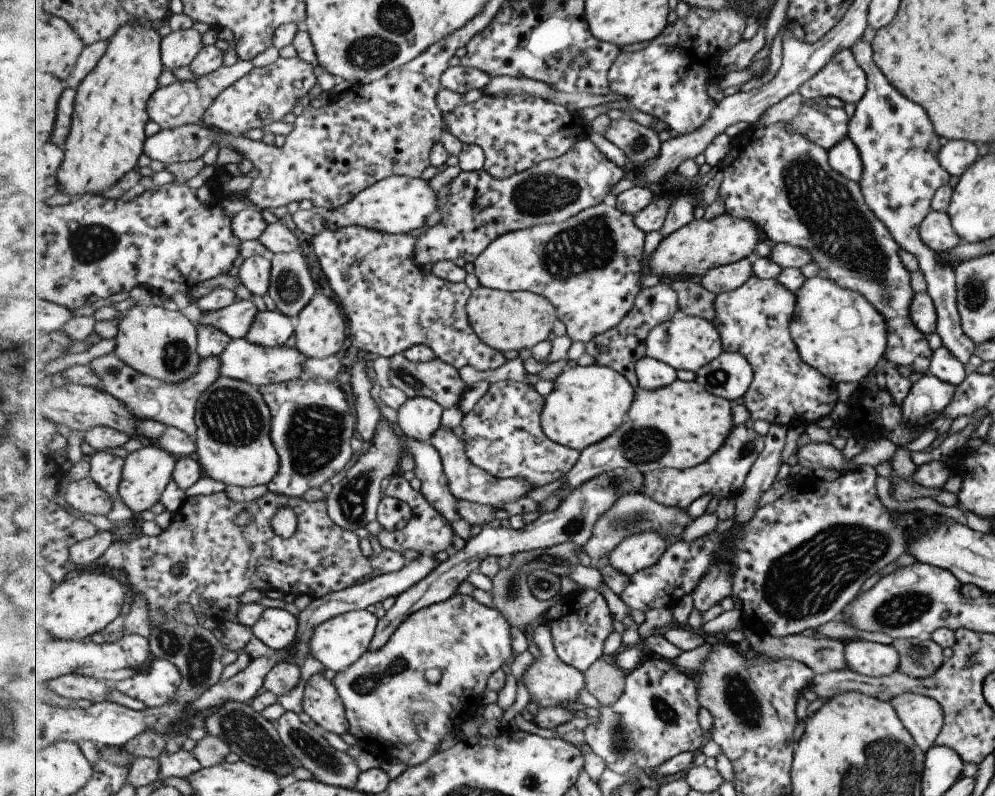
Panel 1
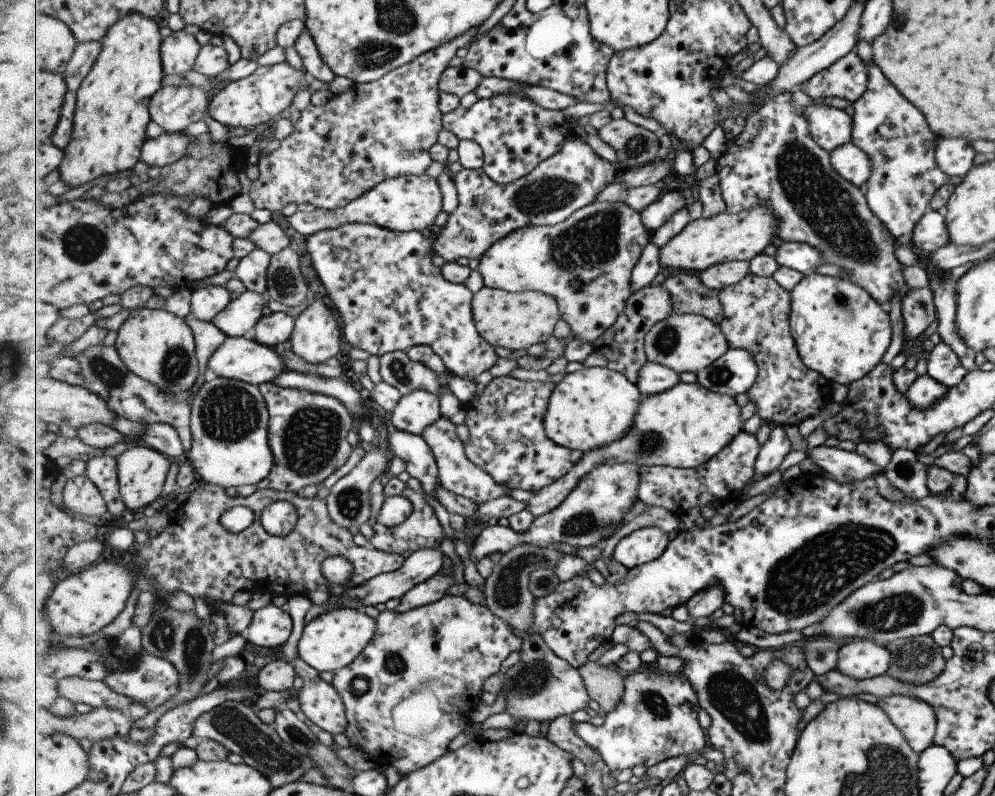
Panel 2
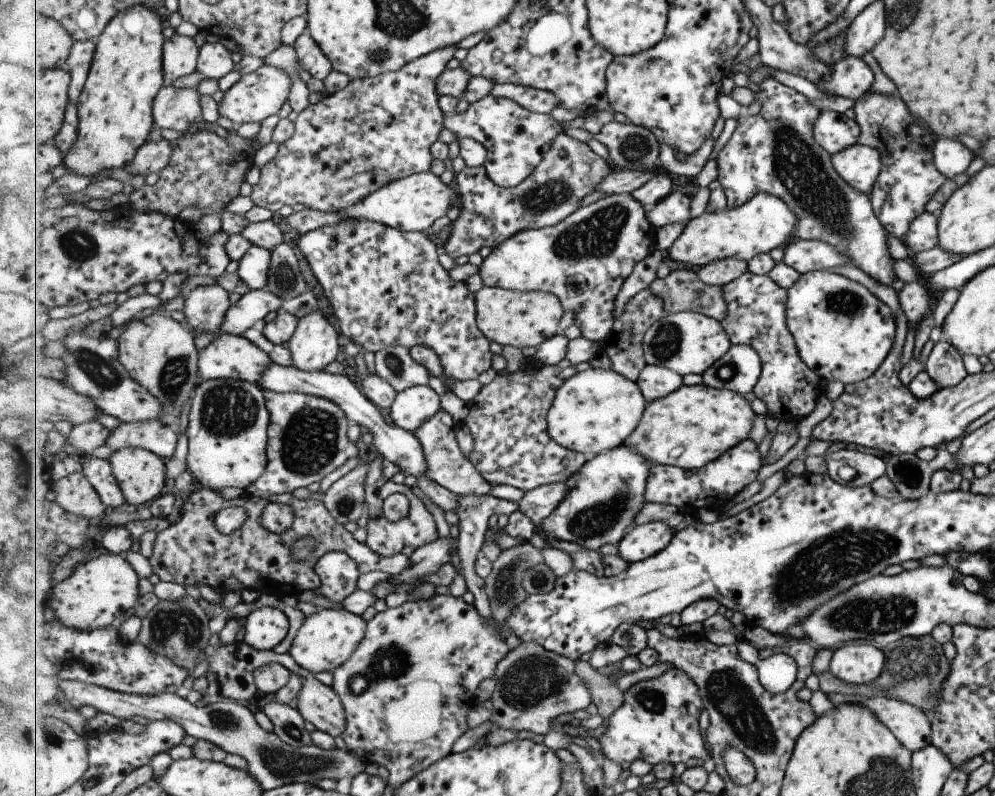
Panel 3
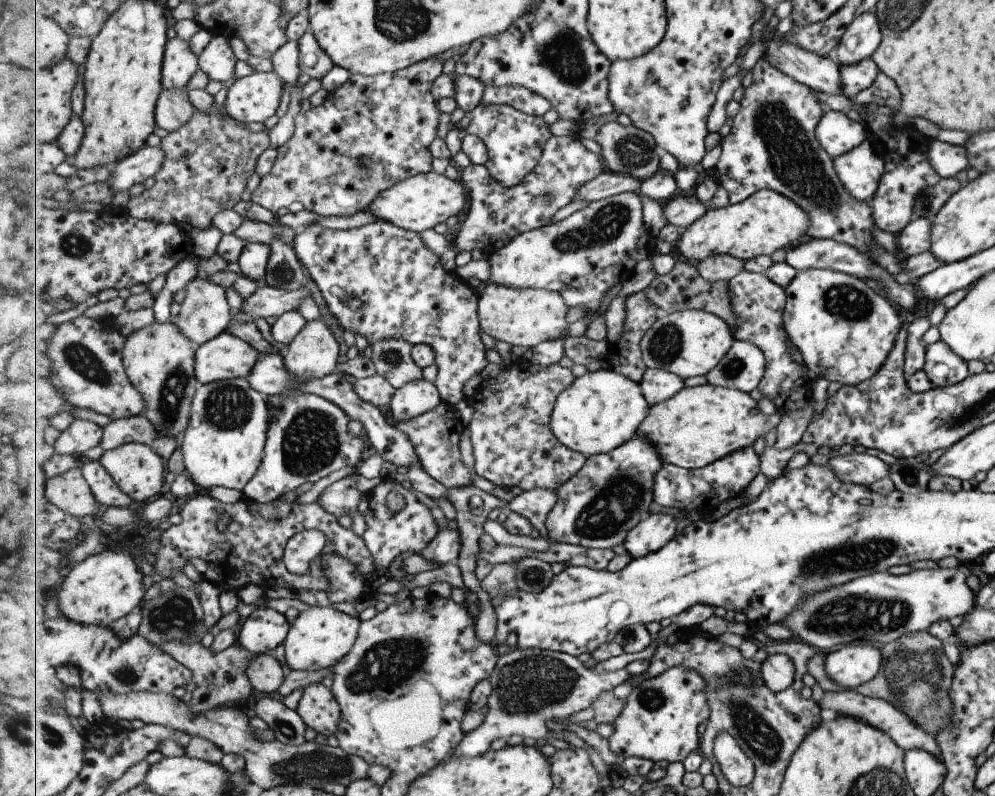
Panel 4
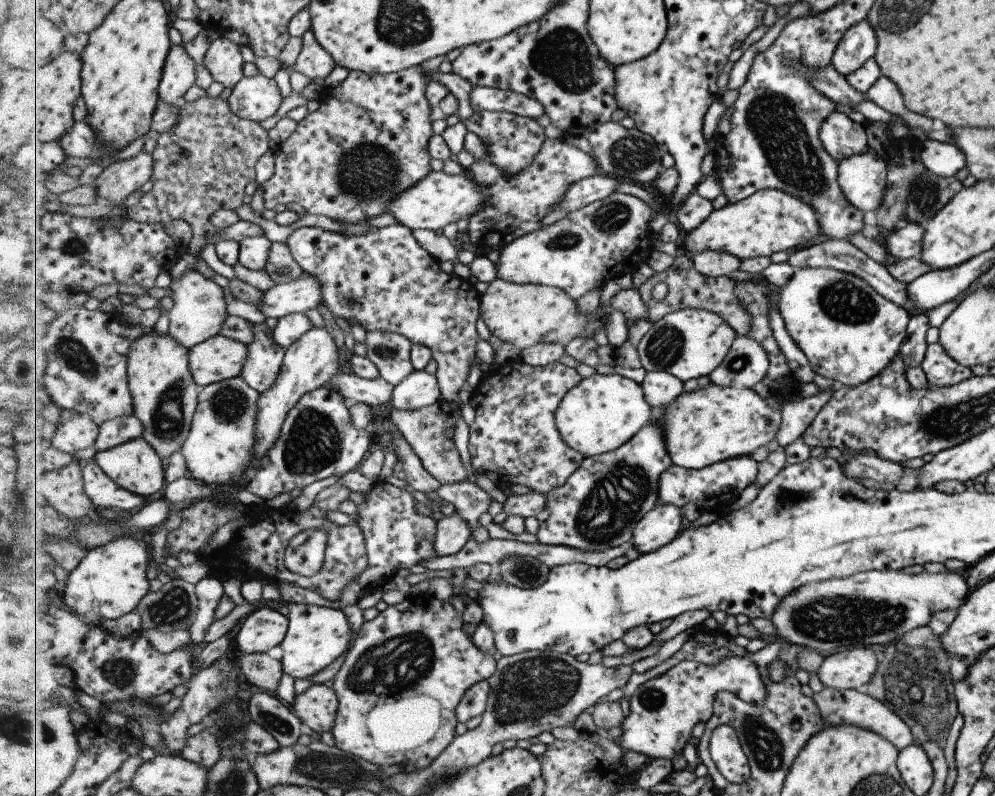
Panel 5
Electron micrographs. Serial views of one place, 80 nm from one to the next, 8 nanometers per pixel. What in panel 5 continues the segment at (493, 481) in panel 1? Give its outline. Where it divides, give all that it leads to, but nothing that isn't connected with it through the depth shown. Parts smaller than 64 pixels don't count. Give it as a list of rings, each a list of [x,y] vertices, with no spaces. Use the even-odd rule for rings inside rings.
[[[441,398],[434,405],[414,411],[402,411],[392,408],[390,422],[407,439],[413,450],[421,458],[423,466],[442,485],[460,483],[467,480],[467,470],[461,462],[461,454],[455,444],[455,426],[457,426],[454,403]]]

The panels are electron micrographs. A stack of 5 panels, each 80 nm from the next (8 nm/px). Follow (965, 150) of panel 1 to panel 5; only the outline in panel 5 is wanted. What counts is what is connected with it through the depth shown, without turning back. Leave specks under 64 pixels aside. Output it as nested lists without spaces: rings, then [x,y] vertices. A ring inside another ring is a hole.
[[[925,139],[919,155],[928,172],[938,177],[953,177],[966,166],[963,152],[950,143]]]

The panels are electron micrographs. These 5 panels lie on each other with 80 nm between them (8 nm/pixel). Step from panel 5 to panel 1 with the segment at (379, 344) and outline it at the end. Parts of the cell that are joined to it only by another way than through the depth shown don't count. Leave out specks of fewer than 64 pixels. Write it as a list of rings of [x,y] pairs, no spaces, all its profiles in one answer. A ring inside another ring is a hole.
[[[403,353],[396,354],[394,357],[390,357],[390,359],[392,364],[390,381],[393,386],[406,392],[410,398],[425,397],[433,399],[444,410],[457,407],[459,402],[463,400],[465,392],[472,386],[463,382],[463,378],[459,376],[458,368],[453,368],[452,364],[445,362],[439,357],[426,363],[417,364],[410,361]]]

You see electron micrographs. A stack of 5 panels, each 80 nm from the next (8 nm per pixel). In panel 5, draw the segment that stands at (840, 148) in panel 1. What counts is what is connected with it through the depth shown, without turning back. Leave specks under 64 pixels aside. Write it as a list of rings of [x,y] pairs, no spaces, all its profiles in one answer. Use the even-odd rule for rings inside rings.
[[[867,145],[863,152],[851,155],[847,159],[841,159],[838,164],[837,177],[839,185],[849,204],[864,213],[869,212],[869,210],[874,212],[877,207],[880,207],[887,172],[885,160],[877,157],[875,151]]]

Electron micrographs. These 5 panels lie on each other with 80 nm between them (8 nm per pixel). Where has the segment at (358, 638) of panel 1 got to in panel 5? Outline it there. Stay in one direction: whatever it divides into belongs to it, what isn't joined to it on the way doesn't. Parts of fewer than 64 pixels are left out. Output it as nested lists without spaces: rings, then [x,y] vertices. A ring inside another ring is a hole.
[[[290,603],[287,607],[290,625],[288,635],[280,644],[283,650],[281,662],[284,665],[284,672],[293,679],[309,680],[348,652],[349,644],[354,640],[354,632],[341,608],[334,609],[305,603]]]

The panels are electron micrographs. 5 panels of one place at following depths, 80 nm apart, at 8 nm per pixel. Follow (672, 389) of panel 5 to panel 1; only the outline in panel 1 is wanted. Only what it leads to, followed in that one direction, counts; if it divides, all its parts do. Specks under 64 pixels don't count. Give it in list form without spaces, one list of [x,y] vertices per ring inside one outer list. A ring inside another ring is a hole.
[[[649,355],[637,361],[636,373],[640,388],[650,391],[665,388],[678,379],[678,370]]]

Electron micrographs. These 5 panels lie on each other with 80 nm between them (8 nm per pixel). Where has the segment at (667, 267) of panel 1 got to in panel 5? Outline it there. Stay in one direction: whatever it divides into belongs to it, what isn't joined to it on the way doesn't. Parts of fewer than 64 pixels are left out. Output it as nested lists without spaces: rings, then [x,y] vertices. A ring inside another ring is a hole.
[[[761,189],[741,202],[715,209],[704,223],[686,235],[683,247],[692,256],[705,251],[728,252],[744,261],[807,247],[807,242],[819,231],[817,213],[811,206],[785,191]]]

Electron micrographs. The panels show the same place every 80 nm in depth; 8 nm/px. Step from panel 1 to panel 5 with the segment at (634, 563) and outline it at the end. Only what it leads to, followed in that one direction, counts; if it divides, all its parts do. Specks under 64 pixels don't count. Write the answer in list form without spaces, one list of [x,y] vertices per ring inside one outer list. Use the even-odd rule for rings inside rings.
[[[660,504],[636,524],[631,545],[640,555],[659,550],[673,542],[686,525],[681,508]]]

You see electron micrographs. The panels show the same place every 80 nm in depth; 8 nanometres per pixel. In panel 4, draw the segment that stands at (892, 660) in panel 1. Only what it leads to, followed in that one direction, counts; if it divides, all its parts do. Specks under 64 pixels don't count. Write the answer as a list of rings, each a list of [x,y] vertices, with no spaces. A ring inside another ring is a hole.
[[[856,642],[826,653],[823,664],[833,682],[852,689],[877,674],[881,664],[880,649],[873,644]]]

